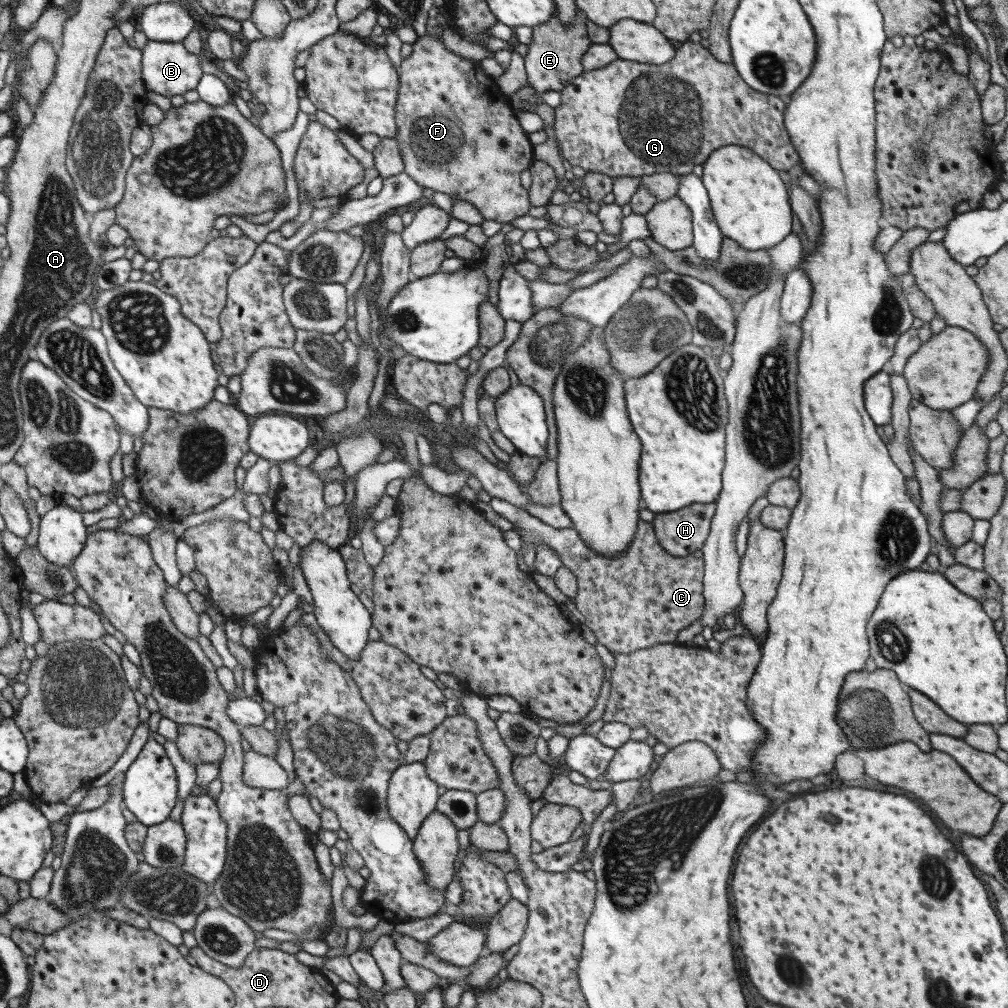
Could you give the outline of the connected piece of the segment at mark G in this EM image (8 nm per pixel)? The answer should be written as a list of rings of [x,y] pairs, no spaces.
[[[686,40],[680,48],[675,50],[675,55],[664,64],[652,65],[632,62],[631,60],[618,59],[605,65],[604,68],[584,71],[580,76],[572,79],[561,90],[560,106],[554,109],[554,131],[560,144],[562,158],[568,160],[572,167],[578,166],[587,172],[596,172],[608,177],[618,178],[620,176],[636,178],[650,176],[657,173],[671,173],[672,175],[688,175],[693,172],[696,165],[703,165],[710,154],[718,148],[727,145],[737,145],[748,148],[755,154],[760,155],[776,171],[795,172],[800,163],[800,155],[796,154],[790,136],[784,128],[784,109],[786,99],[771,94],[764,94],[750,88],[739,75],[734,63],[720,62],[710,51],[702,47],[700,43]]]

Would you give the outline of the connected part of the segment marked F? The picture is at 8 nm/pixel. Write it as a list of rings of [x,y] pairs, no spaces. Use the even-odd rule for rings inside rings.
[[[427,33],[426,36],[420,36],[414,44],[413,49],[408,58],[404,58],[401,63],[400,72],[400,86],[399,95],[395,105],[395,124],[397,125],[396,142],[398,150],[404,159],[404,173],[412,178],[420,187],[432,189],[435,192],[442,192],[451,195],[456,195],[460,201],[466,201],[473,204],[485,220],[496,220],[500,223],[510,223],[515,218],[526,216],[530,210],[531,202],[529,201],[529,191],[523,188],[521,184],[521,174],[524,170],[529,169],[531,162],[535,158],[533,152],[534,146],[529,142],[529,137],[520,126],[516,118],[515,110],[512,109],[511,101],[508,95],[503,93],[497,85],[496,79],[490,77],[487,72],[481,67],[480,61],[473,61],[472,59],[464,59],[451,51],[448,51],[438,41],[436,37],[432,37]]]

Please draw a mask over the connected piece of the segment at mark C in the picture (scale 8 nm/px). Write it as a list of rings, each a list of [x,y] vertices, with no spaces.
[[[492,497],[492,501],[490,501],[489,505],[492,506],[492,508],[500,514],[500,516],[504,516],[508,522],[512,522],[513,526],[515,526],[515,531],[521,536],[521,540],[524,540],[526,544],[532,544],[534,547],[536,547],[537,544],[547,544],[552,550],[554,550],[554,552],[557,552],[561,563],[568,568],[570,572],[573,572],[576,575],[578,593],[572,602],[574,602],[574,605],[578,611],[580,611],[580,613],[584,616],[584,620],[586,621],[585,624],[595,634],[597,642],[611,651],[611,653],[616,655],[635,656],[641,651],[652,648],[652,646],[656,646],[656,644],[664,645],[668,643],[676,643],[676,636],[678,636],[678,633],[682,629],[688,628],[691,624],[694,624],[694,622],[701,619],[703,616],[703,608],[705,606],[703,588],[703,552],[701,549],[698,549],[697,551],[692,552],[692,554],[683,557],[672,556],[669,552],[666,552],[666,550],[664,550],[662,545],[658,542],[653,523],[640,519],[640,522],[638,523],[638,530],[636,531],[632,542],[629,544],[629,547],[619,555],[607,557],[606,555],[599,555],[596,551],[593,551],[592,548],[590,548],[580,538],[579,532],[573,526],[563,529],[552,528],[549,524],[544,524],[540,519],[530,516],[528,511],[518,508],[505,500],[500,500],[499,498]]]

